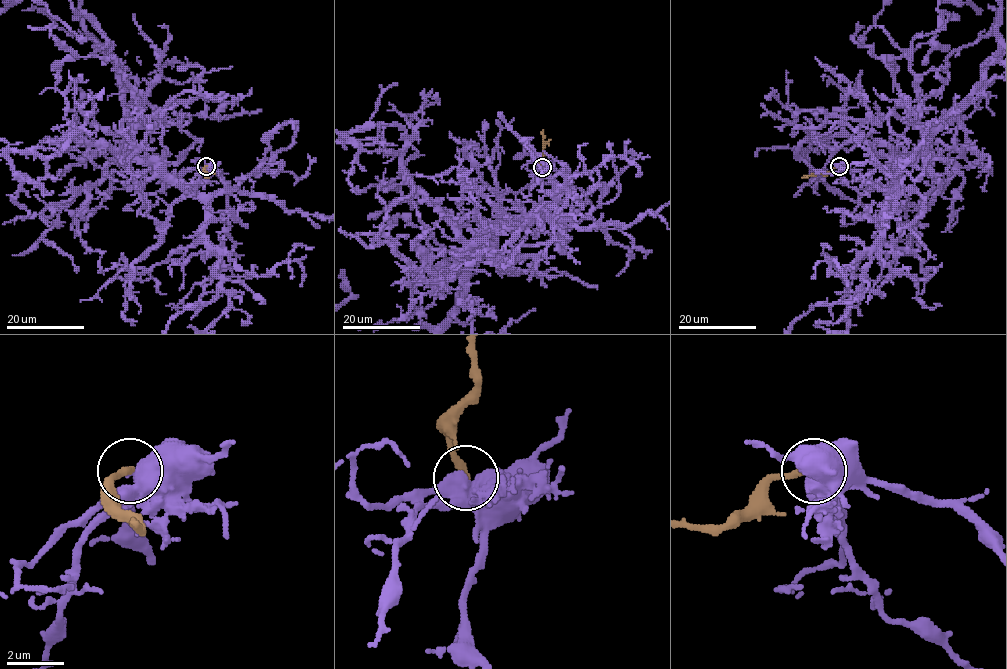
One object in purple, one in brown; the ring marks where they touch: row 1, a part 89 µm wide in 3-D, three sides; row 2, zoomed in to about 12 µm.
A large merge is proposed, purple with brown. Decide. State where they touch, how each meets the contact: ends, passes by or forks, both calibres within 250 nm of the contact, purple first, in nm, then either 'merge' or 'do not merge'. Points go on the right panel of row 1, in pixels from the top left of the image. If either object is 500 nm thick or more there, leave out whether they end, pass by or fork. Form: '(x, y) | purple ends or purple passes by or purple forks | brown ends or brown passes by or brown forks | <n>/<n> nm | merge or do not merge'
(839, 166) | purple ends | brown ends | 400/280 nm | do not merge

